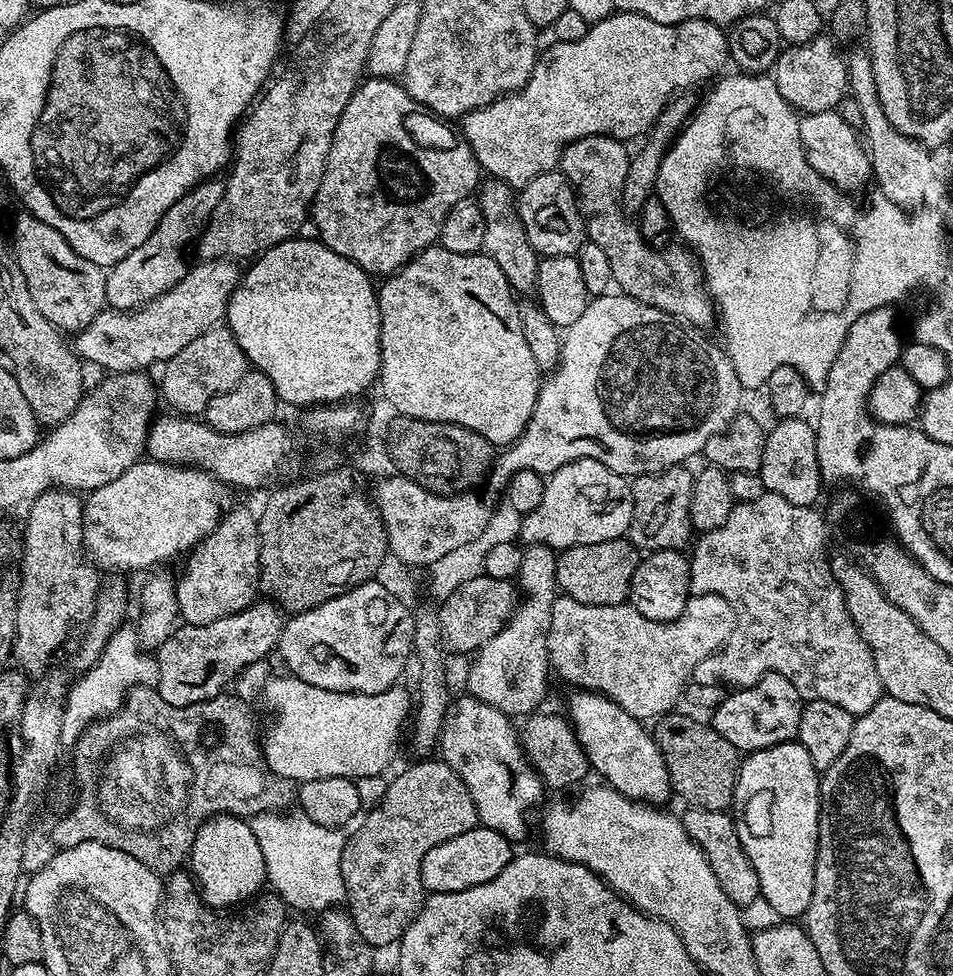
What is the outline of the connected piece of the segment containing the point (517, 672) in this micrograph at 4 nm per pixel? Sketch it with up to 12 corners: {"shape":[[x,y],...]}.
{"shape":[[529,544],[522,603],[476,649],[467,695],[510,718],[548,692],[558,552]]}

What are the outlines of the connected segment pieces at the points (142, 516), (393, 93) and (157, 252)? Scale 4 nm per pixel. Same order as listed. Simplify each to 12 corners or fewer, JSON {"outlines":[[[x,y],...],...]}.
{"outlines":[[[141,458],[82,504],[87,555],[136,572],[216,529],[209,472]],[[392,78],[356,85],[310,209],[373,278],[482,169]],[[224,185],[191,188],[107,269],[106,304],[141,308],[184,277]]]}

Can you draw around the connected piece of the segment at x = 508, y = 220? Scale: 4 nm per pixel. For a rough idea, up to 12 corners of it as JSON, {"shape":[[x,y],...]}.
{"shape":[[488,178],[478,199],[483,255],[513,293],[535,293],[541,257],[516,213],[517,193]]}

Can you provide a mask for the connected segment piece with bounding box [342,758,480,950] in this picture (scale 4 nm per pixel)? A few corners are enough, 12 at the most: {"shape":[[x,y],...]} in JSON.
{"shape":[[420,758],[344,842],[346,911],[376,950],[426,899],[422,858],[480,824]]}

